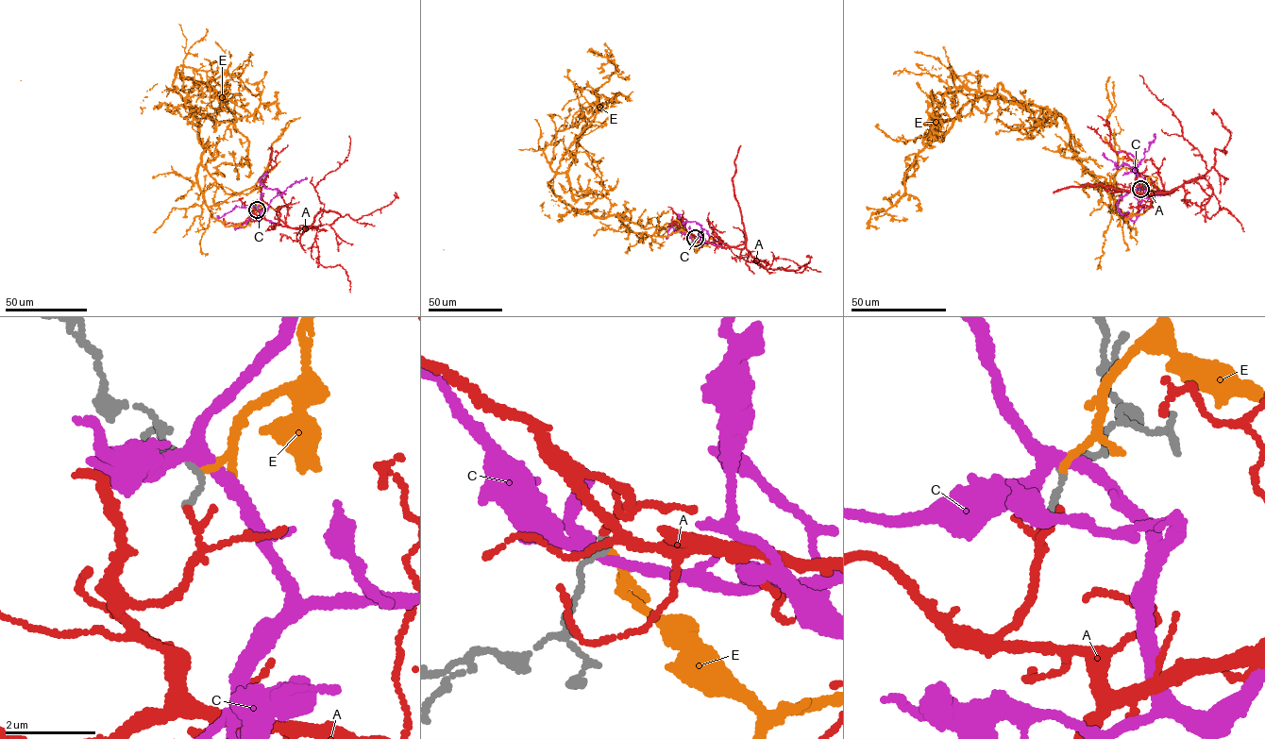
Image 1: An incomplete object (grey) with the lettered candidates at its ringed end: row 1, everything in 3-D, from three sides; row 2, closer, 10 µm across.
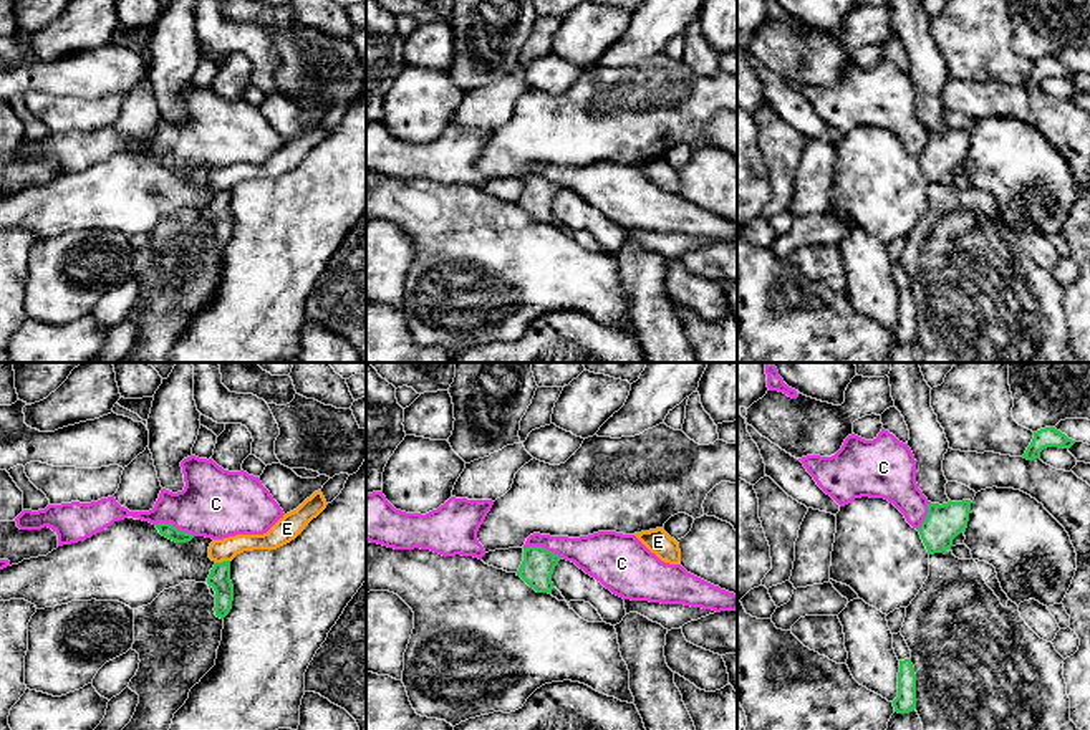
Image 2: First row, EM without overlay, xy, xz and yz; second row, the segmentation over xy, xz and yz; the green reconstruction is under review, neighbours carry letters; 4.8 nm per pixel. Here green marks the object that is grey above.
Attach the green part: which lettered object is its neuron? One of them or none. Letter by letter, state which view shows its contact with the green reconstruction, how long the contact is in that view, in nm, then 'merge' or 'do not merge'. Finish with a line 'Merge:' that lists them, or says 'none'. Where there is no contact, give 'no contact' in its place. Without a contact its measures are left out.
A: no contact | merge
C: xy | 200 nm | do not merge
E: xy | 70 nm | do not merge
Merge: A

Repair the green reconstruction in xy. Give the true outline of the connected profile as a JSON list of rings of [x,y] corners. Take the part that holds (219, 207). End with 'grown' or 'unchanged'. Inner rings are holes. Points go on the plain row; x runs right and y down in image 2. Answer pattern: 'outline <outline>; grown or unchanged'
outline [[[230,190],[215,192],[207,207],[207,214],[215,220],[215,245],[224,248],[232,238],[234,215],[230,210]]]; unchanged

